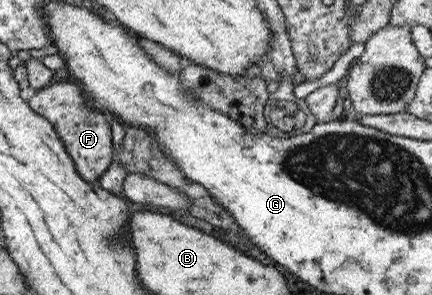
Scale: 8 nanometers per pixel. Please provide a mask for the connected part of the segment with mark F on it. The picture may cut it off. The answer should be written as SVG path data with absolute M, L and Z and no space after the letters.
M72 81L53 83L39 89L27 104L55 127L67 153L73 159L75 169L87 183L97 183L114 161L114 147L111 141L111 124L108 115L93 109L83 95L83 89Z

